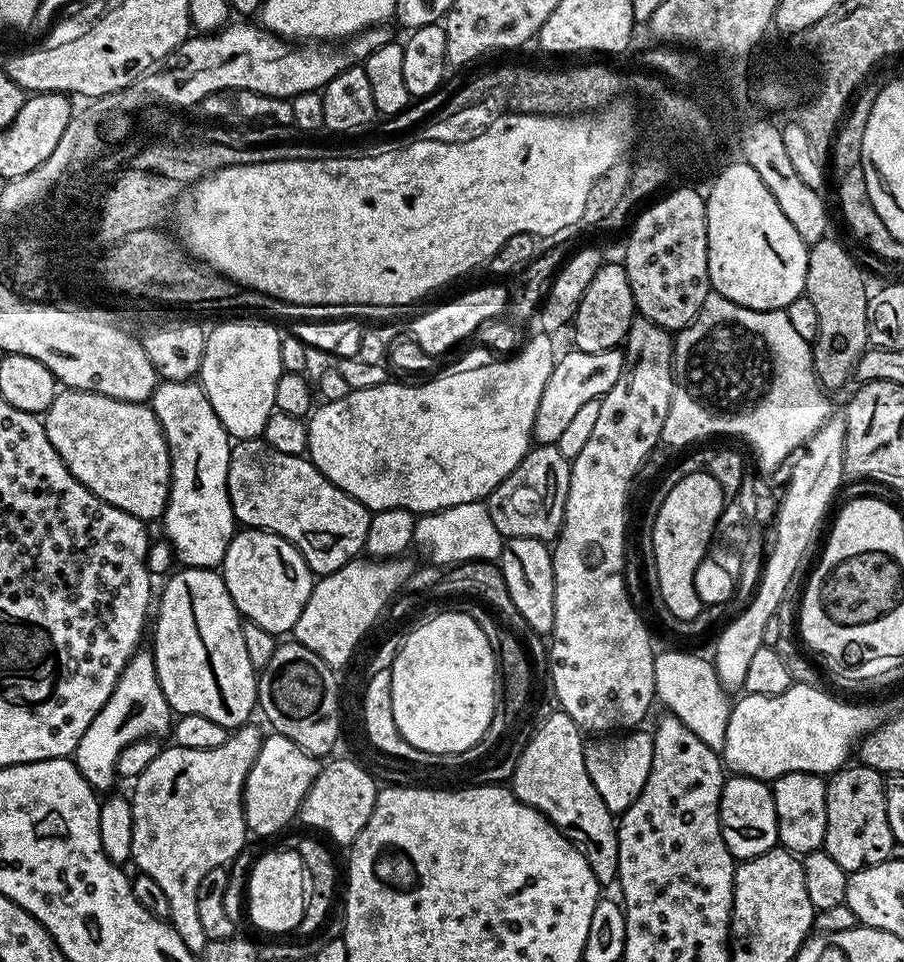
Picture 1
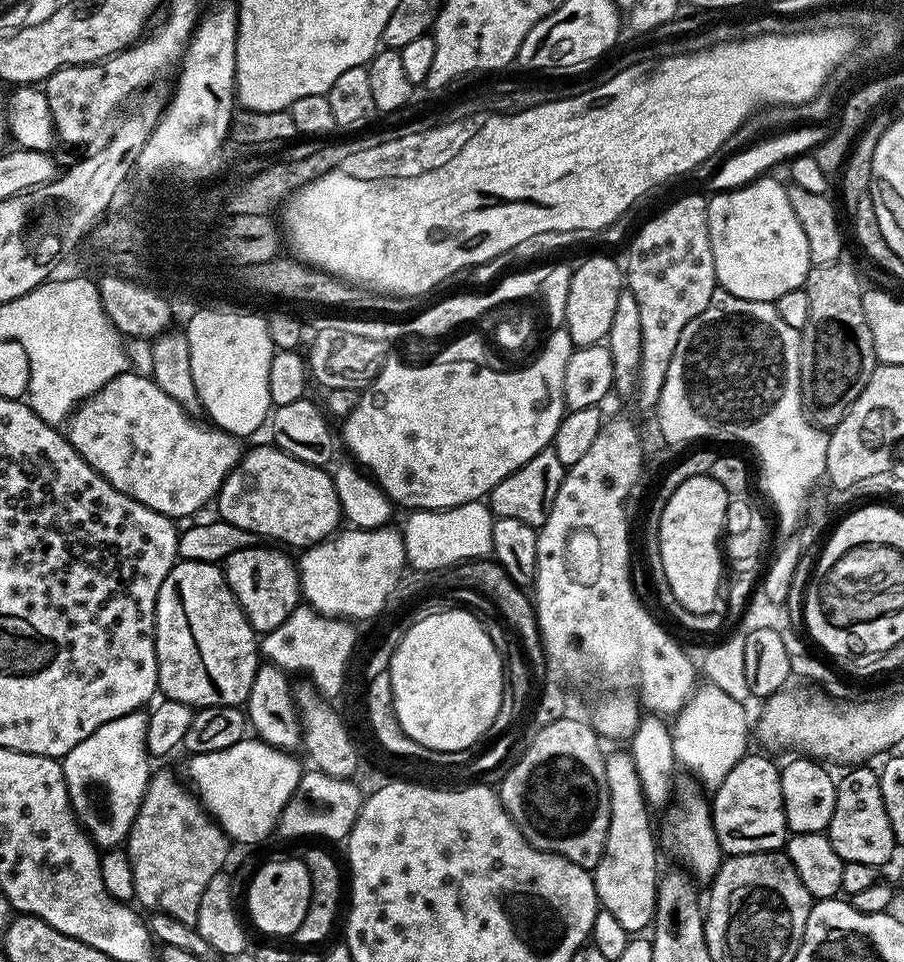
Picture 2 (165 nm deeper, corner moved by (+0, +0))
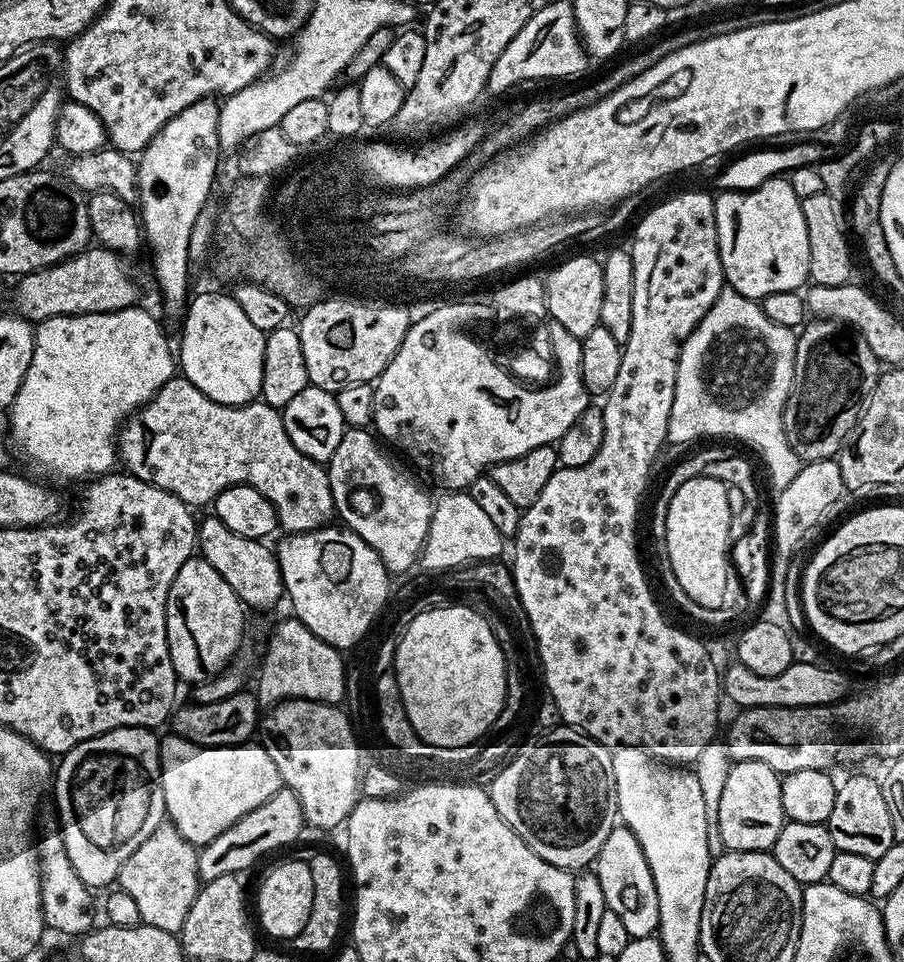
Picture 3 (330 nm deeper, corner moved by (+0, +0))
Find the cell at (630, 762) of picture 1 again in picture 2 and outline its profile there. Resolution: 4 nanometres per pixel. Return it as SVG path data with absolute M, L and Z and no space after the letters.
M631 751L608 752L604 758L606 786L610 790L610 826L604 843L604 853L594 869L596 898L603 911L614 914L618 923L630 934L640 934L653 923L656 914L656 848L658 836L648 817L650 805L644 797L638 770Z

